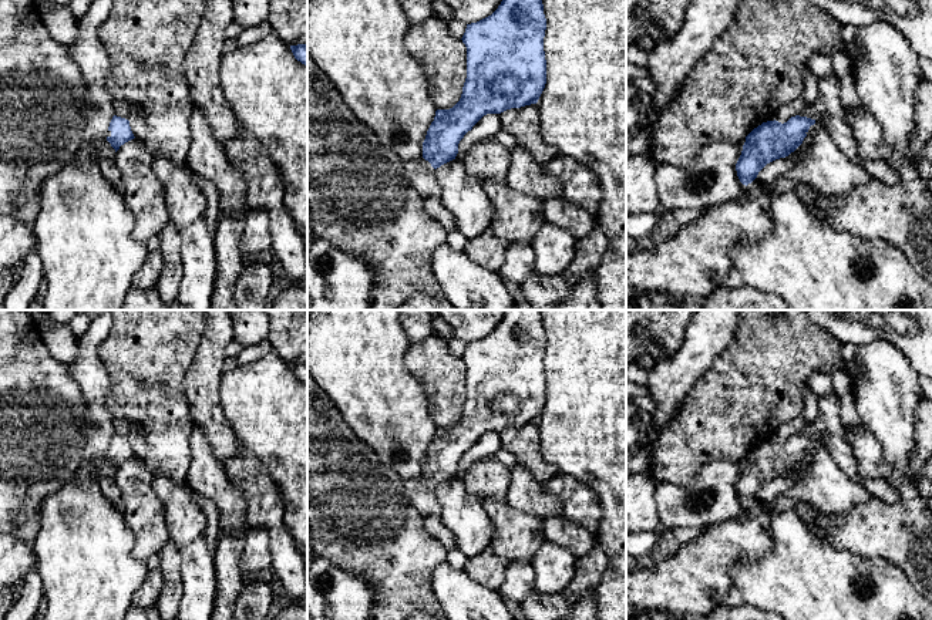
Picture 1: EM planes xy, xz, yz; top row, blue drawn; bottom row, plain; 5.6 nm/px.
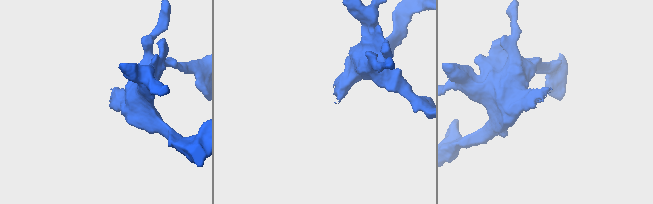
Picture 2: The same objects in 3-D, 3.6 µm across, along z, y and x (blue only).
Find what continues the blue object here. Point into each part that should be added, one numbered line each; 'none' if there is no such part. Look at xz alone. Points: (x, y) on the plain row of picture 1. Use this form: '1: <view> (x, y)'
1: xz (421, 494)

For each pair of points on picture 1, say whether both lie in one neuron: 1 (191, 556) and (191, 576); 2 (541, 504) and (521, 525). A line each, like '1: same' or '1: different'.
1: same
2: different

